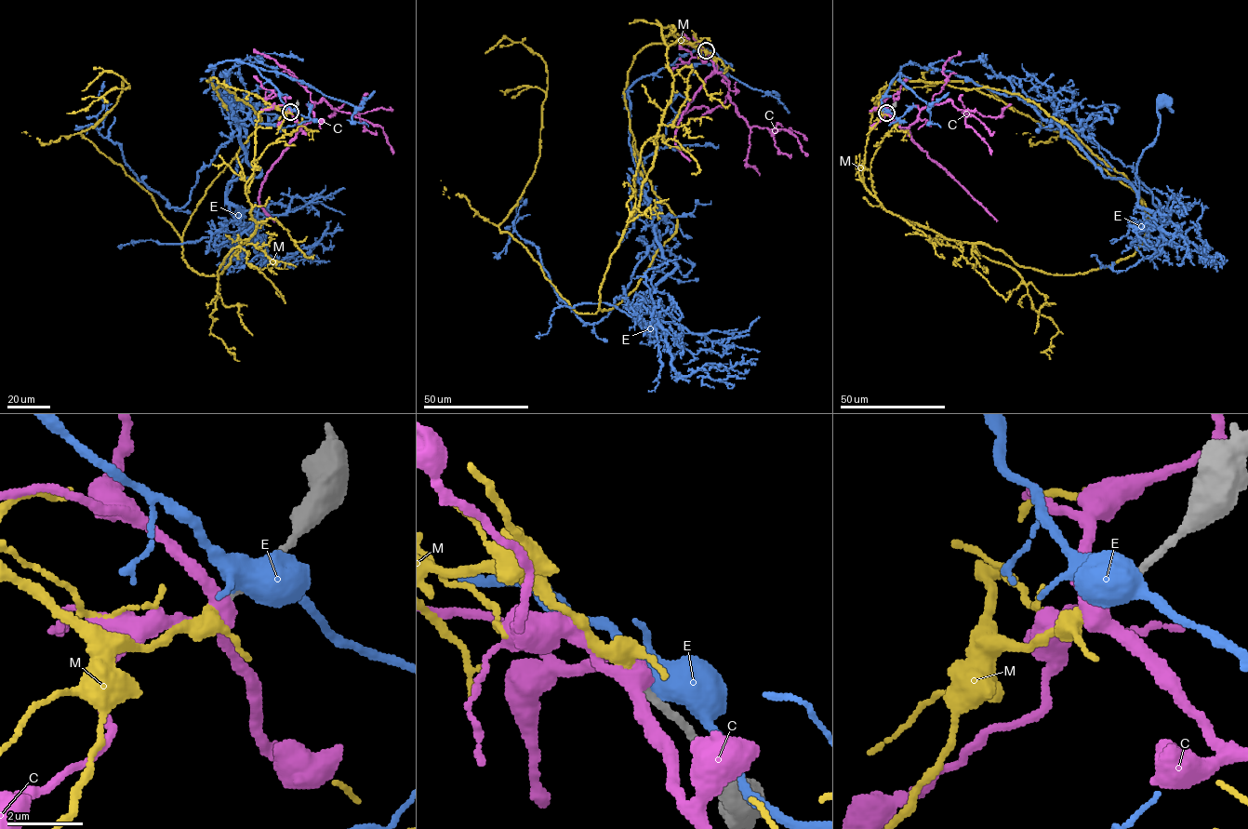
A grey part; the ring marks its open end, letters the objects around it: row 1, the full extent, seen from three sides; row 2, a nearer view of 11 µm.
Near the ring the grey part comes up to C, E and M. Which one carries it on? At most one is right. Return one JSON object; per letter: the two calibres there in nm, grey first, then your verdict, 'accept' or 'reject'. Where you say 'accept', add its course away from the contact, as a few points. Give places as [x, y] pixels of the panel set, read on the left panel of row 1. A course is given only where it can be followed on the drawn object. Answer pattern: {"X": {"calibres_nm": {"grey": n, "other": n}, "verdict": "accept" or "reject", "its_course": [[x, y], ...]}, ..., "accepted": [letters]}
{"C": {"calibres_nm": {"grey": 220, "other": 380}, "verdict": "reject"}, "E": {"calibres_nm": {"grey": 280, "other": 360}, "verdict": "reject"}, "M": {"calibres_nm": {"grey": 200, "other": 280}, "verdict": "accept", "its_course": [[290, 112], [258, 114], [245, 193], [257, 228], [208, 276], [152, 196], [81, 134], [129, 86], [67, 113]]}, "accepted": ["M"]}

